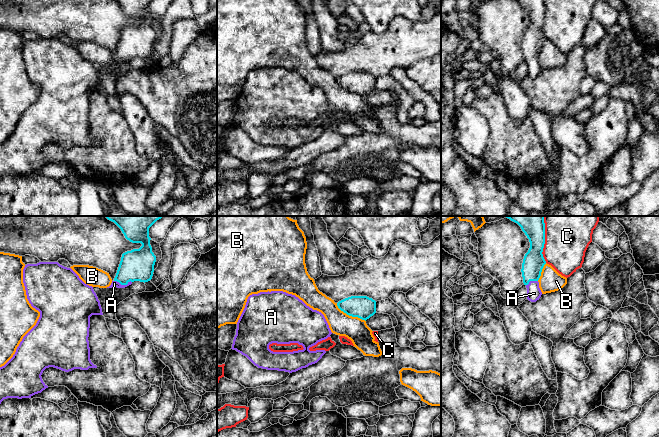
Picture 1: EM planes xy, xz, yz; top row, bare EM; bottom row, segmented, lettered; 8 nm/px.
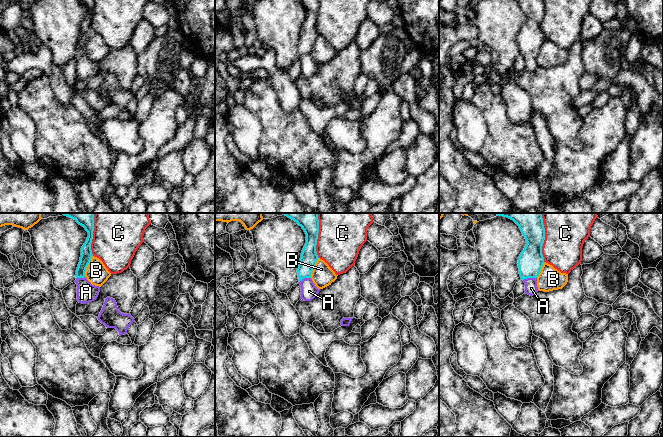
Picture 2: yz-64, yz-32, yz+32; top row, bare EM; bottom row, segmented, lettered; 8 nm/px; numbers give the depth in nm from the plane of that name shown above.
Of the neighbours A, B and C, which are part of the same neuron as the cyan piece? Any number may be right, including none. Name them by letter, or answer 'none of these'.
A

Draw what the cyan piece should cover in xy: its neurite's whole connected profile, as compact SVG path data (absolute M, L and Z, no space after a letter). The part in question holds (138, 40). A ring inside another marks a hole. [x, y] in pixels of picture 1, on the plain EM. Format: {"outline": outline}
{"outline": "M116 0L125 14L132 19L141 19L139 25L122 30L114 56L107 64L125 64L134 57L148 58L152 55L156 32L152 28L149 4L153 0Z"}

